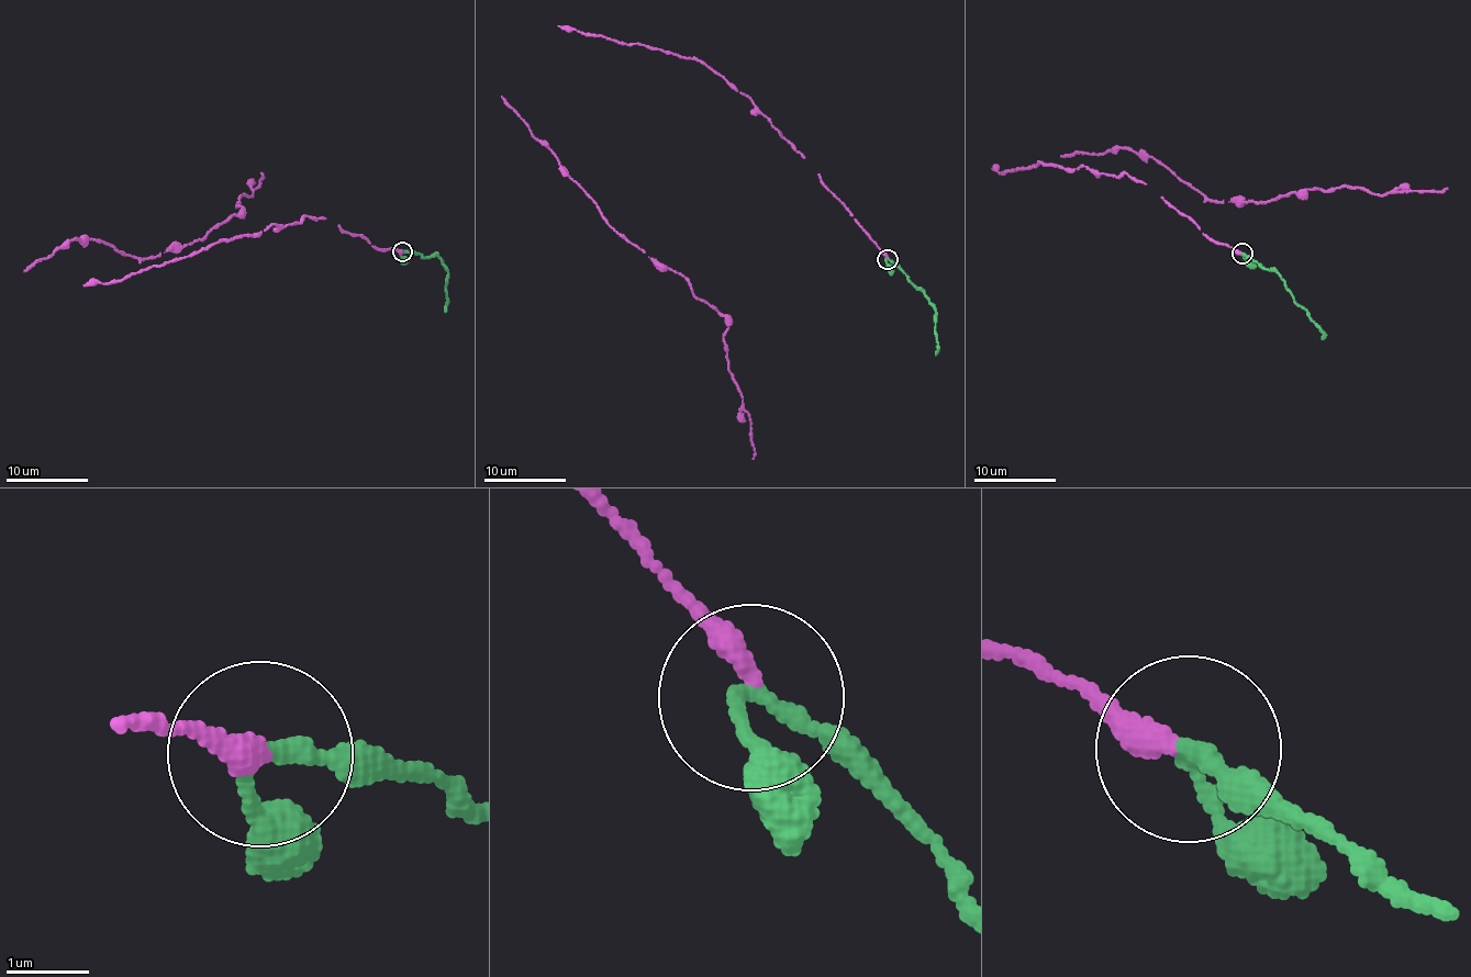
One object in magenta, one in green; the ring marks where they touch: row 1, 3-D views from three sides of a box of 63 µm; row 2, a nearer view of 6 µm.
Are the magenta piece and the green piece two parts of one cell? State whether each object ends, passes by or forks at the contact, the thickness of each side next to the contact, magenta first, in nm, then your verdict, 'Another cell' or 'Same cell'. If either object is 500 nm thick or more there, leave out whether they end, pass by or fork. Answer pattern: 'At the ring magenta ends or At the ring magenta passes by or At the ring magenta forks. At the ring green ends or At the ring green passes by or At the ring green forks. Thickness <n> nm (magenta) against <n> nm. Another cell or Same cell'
At the ring magenta ends. At the ring green passes by. Thickness 280 nm (magenta) against 180 nm. Same cell

